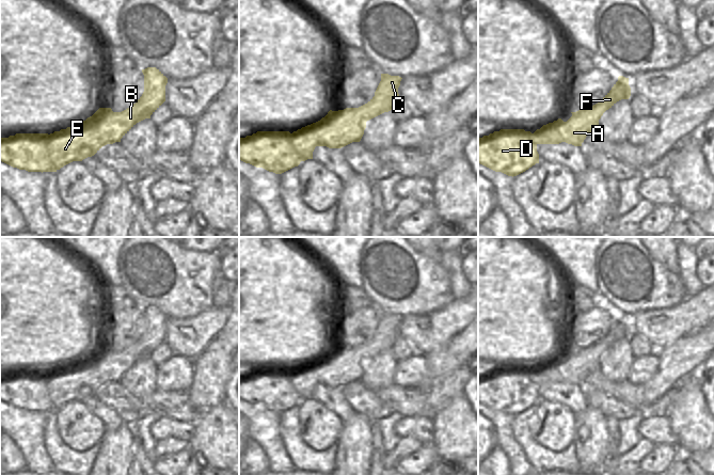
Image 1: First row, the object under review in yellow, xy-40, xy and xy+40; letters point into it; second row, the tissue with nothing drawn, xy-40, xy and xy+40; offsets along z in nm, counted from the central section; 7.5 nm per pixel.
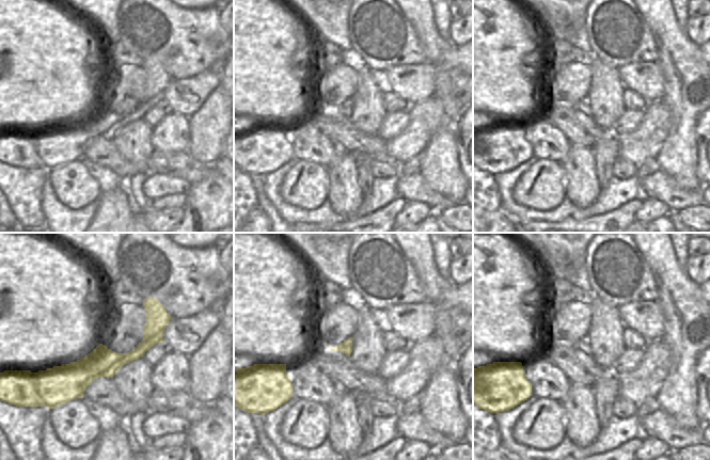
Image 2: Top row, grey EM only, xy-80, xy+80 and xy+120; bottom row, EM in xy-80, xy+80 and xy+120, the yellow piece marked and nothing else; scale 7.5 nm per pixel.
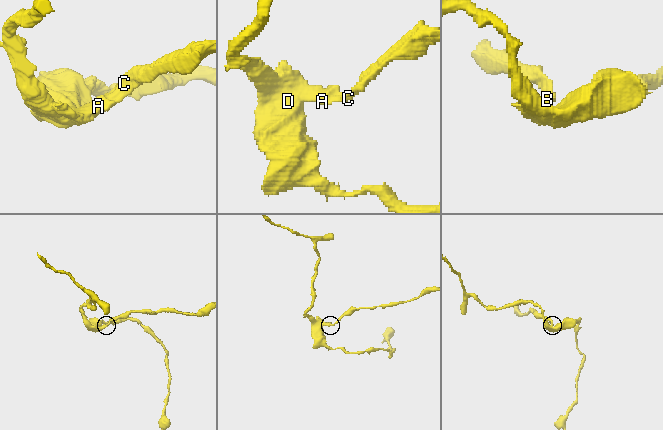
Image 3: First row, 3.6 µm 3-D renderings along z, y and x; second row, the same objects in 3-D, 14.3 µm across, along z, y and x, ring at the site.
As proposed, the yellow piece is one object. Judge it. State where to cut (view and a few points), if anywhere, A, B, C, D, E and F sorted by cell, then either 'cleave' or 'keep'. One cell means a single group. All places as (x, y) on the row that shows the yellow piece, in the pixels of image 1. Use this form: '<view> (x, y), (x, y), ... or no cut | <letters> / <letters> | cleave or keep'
xy-40 (48, 135), (49, 159), (56, 170) | A B C E F / D | cleave

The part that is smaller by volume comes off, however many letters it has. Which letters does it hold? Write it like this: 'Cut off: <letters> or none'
Cut off: A, B, C, E, F

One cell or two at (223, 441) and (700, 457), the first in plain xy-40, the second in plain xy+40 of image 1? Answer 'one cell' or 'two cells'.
two cells

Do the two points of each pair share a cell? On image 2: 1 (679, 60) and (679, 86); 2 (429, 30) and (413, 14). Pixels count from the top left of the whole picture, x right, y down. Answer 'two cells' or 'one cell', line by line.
1: one cell
2: one cell

